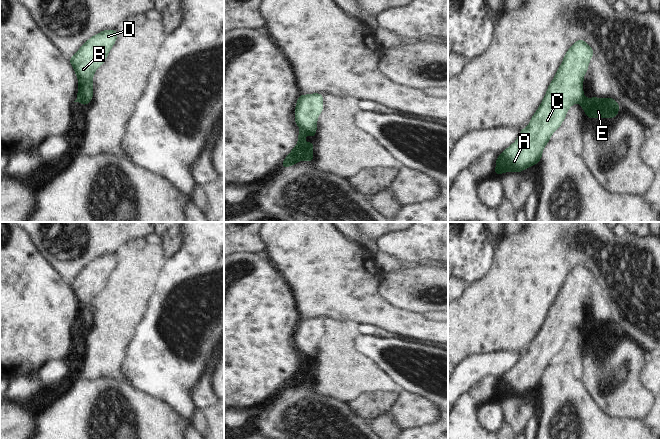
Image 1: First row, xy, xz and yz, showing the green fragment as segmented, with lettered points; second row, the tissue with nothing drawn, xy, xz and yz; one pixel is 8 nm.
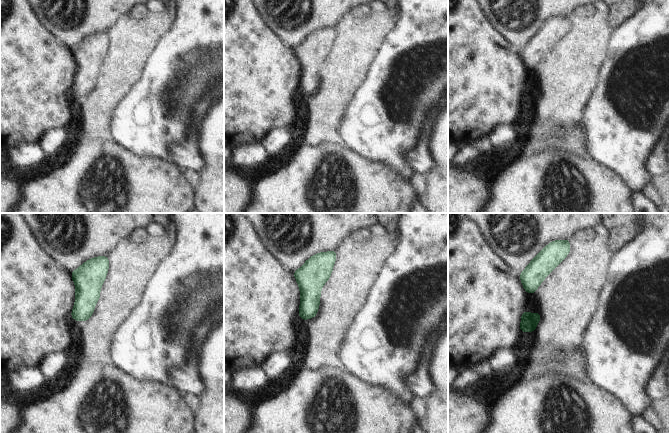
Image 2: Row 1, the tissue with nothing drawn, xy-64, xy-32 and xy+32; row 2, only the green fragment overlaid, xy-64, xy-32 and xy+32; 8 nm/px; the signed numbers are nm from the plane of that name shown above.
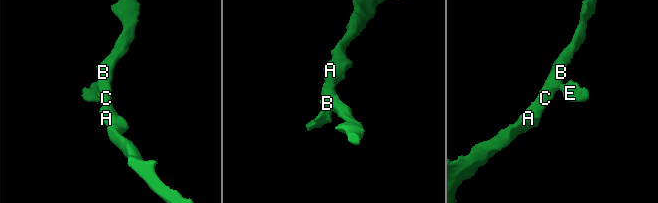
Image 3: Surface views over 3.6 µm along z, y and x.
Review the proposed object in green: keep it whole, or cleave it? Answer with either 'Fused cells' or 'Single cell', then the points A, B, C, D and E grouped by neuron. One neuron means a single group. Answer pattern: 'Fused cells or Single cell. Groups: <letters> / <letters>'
Fused cells. Groups: A B C D / E

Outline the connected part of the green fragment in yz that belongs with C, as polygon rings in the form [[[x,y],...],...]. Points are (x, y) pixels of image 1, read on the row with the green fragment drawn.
[[[584,40],[576,41],[569,48],[529,125],[525,129],[521,129],[516,142],[497,157],[495,176],[508,171],[522,173],[525,168],[535,165],[540,161],[542,150],[547,142],[550,141],[550,136],[562,124],[567,110],[572,104],[581,103],[583,96],[583,77],[587,72],[589,60],[592,56],[594,56],[594,52]]]

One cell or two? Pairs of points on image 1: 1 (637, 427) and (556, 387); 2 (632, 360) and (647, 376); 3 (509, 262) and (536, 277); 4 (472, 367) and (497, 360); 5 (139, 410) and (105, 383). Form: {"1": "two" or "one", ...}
{"1": "one", "2": "two", "3": "one", "4": "one", "5": "one"}

